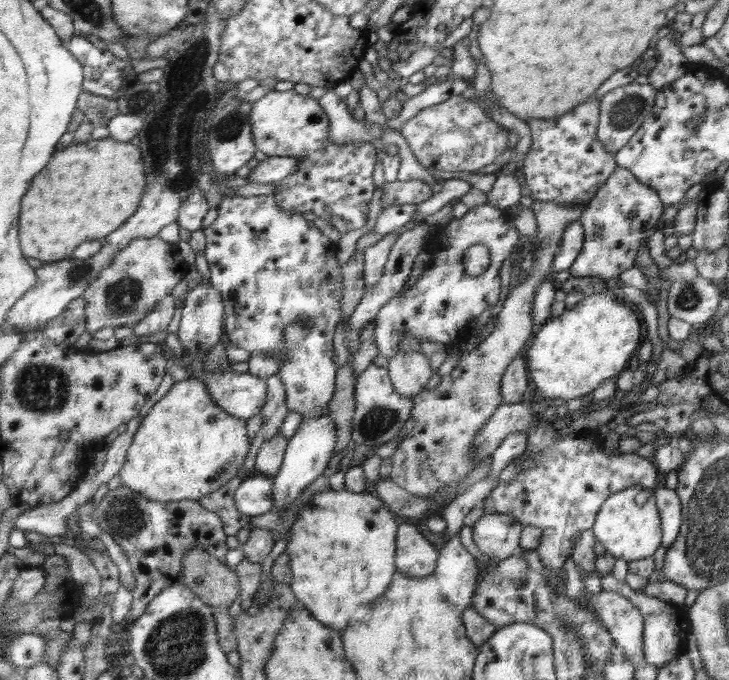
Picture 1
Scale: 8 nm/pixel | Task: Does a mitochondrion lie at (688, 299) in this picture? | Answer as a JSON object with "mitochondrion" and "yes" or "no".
{"mitochondrion":"yes"}

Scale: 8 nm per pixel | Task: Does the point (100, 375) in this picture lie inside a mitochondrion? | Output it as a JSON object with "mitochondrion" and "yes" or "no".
{"mitochondrion":"no"}

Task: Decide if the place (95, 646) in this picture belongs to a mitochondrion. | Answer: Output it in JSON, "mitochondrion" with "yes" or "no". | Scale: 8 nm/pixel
{"mitochondrion":"no"}

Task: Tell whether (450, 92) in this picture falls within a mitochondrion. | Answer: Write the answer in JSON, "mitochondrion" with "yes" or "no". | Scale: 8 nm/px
{"mitochondrion":"no"}

